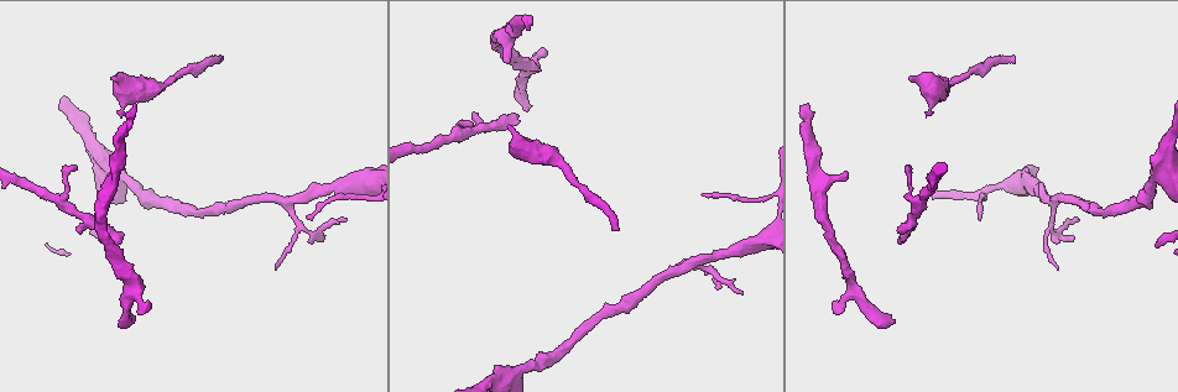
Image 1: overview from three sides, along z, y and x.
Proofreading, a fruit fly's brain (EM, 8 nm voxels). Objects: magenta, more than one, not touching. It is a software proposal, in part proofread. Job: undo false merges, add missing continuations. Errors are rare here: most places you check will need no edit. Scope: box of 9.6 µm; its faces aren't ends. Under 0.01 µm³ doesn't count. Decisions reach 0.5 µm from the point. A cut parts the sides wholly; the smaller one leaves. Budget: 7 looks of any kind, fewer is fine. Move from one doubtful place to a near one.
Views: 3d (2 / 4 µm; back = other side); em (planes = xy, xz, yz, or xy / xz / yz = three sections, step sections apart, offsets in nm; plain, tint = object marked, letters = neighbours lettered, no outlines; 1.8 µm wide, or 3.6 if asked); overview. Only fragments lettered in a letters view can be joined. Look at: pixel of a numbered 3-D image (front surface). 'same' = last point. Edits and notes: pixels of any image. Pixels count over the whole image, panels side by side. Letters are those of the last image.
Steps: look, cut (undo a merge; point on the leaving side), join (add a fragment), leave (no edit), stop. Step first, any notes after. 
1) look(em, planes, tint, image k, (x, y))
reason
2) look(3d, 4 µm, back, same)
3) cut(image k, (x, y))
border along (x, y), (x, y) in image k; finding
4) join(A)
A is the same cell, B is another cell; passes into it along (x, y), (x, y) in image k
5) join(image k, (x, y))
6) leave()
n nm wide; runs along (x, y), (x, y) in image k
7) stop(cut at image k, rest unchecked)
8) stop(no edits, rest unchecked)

look(3d, 2 µm, back, image 1, (220, 62))
long arm stops here

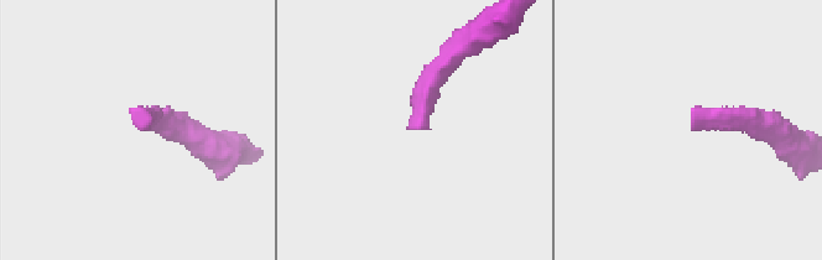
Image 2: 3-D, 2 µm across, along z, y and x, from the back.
look(em, xz, step 4, tint, image 2, (139, 127))

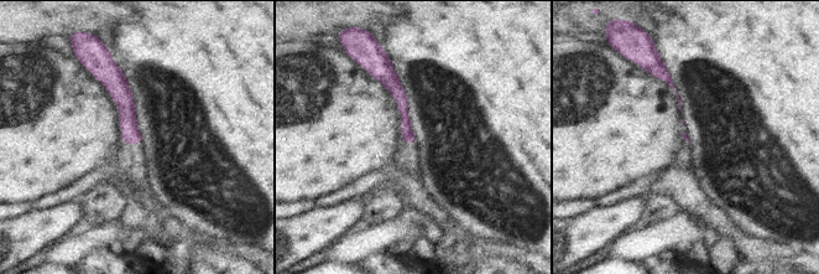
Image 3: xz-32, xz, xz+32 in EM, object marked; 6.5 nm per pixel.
look(em, xy, step 8, letters, same)

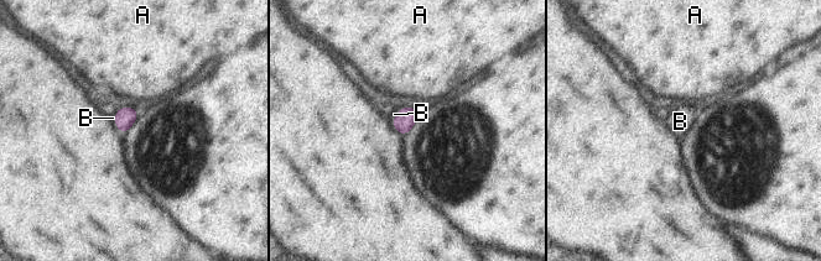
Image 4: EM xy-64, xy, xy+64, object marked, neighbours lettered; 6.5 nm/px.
join(B)
B is the same cell, A is another cell; passes into it along (406, 118), (393, 120), (394, 114) in image 4; the cell continues

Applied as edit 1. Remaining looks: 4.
look(em, xy, step 8, letters, image 1, (530, 27))
free end

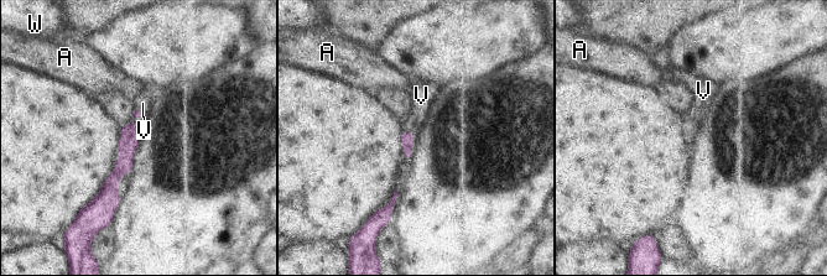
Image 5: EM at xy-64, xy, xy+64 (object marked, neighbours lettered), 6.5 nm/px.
join(V)
V is the same cell, A and W are other cells; passes into it along (406, 138), (407, 131), (421, 95) in image 5; it goes on there

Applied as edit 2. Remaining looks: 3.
look(em, planes, tint, image 1, (516, 114))
free end

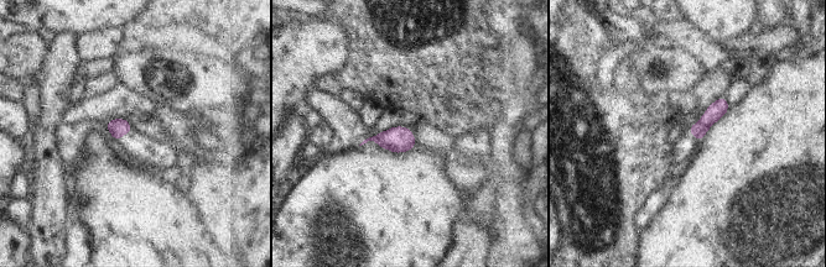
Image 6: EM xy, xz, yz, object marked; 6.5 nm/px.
look(em, planes, letters, same)

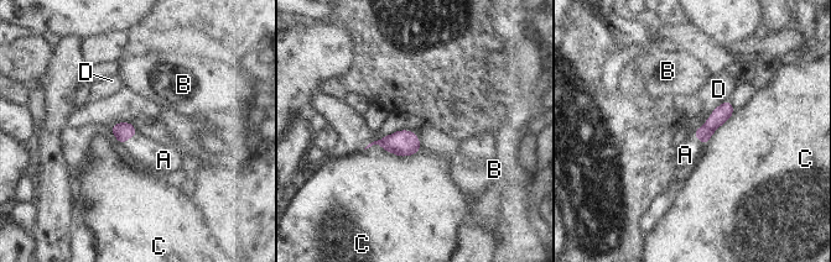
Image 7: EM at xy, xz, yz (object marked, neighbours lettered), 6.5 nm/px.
join(A)
C touches over 360 nm; A is the same cell, B, C and D are other cells; passes into it along (123, 131), (129, 137), (145, 152) in image 7; it goes on there

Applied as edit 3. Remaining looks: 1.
stop(join at image 4, join at image 5, join at image 7, rest unchecked)

